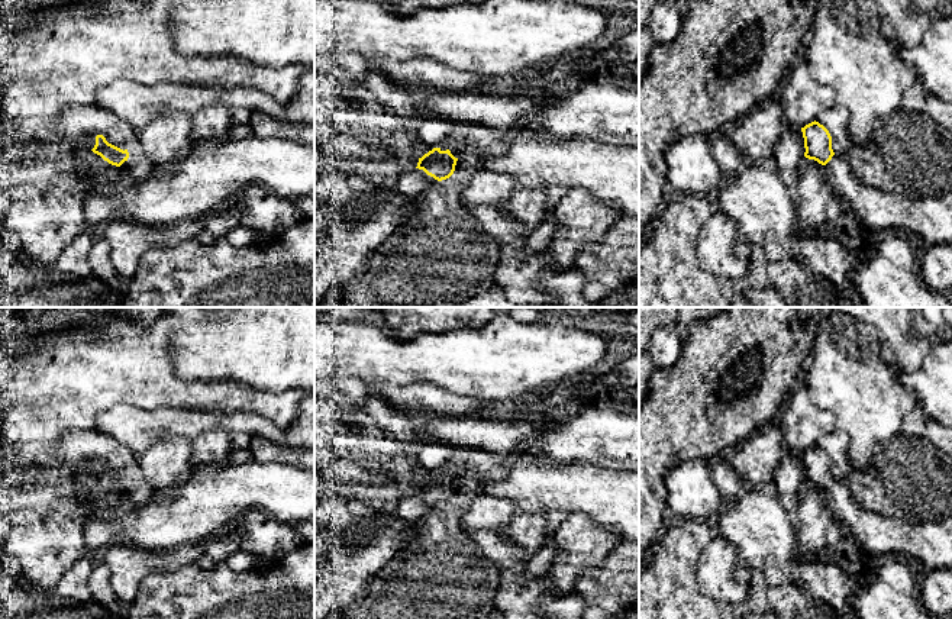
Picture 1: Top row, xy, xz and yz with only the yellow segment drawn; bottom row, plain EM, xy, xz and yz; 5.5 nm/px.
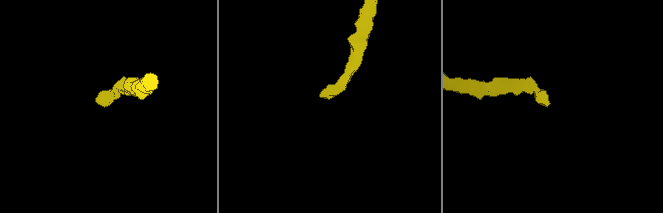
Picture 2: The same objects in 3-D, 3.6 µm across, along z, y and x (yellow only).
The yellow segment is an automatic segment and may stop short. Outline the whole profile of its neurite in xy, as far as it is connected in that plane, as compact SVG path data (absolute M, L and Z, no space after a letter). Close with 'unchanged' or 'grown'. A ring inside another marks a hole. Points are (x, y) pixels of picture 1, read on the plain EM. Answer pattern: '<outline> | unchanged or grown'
M97 460L91 475L75 474L75 497L93 515L96 510L119 504L120 490L128 483L128 474L123 475L109 468L103 460Z | grown

